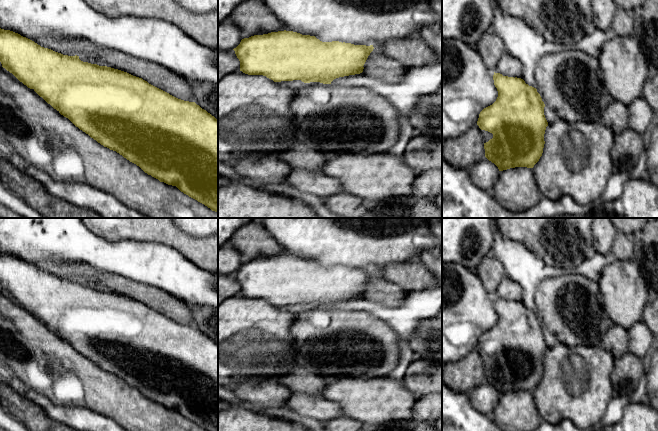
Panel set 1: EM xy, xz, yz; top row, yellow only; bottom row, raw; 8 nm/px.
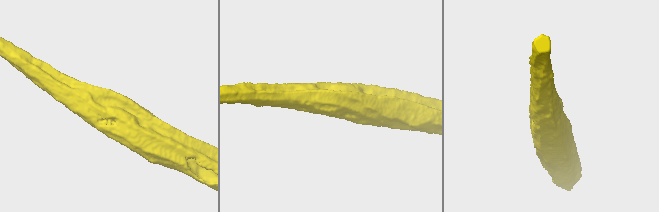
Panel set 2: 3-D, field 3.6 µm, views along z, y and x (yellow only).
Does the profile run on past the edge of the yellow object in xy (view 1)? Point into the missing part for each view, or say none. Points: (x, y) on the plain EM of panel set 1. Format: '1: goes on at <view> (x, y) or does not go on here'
1: does not go on here

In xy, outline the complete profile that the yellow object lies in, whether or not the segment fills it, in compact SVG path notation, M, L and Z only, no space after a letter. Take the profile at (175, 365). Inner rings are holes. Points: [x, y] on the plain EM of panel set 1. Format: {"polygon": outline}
{"polygon": "M0 252L0 286L2 291L12 297L20 306L33 313L48 328L56 333L61 339L68 342L76 351L88 358L91 362L110 374L116 375L130 386L139 390L145 397L164 406L176 410L181 416L197 424L207 431L218 431L218 344L202 333L195 326L178 323L169 317L149 308L142 302L133 300L127 296L107 290L99 290L83 286L79 280L68 280L41 271L34 265L21 260L10 254Z"}

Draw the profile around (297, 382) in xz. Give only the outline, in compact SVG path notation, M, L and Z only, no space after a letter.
M298 370L290 374L273 378L278 384L286 386L292 393L320 395L329 384L330 379L322 376L309 375Z

